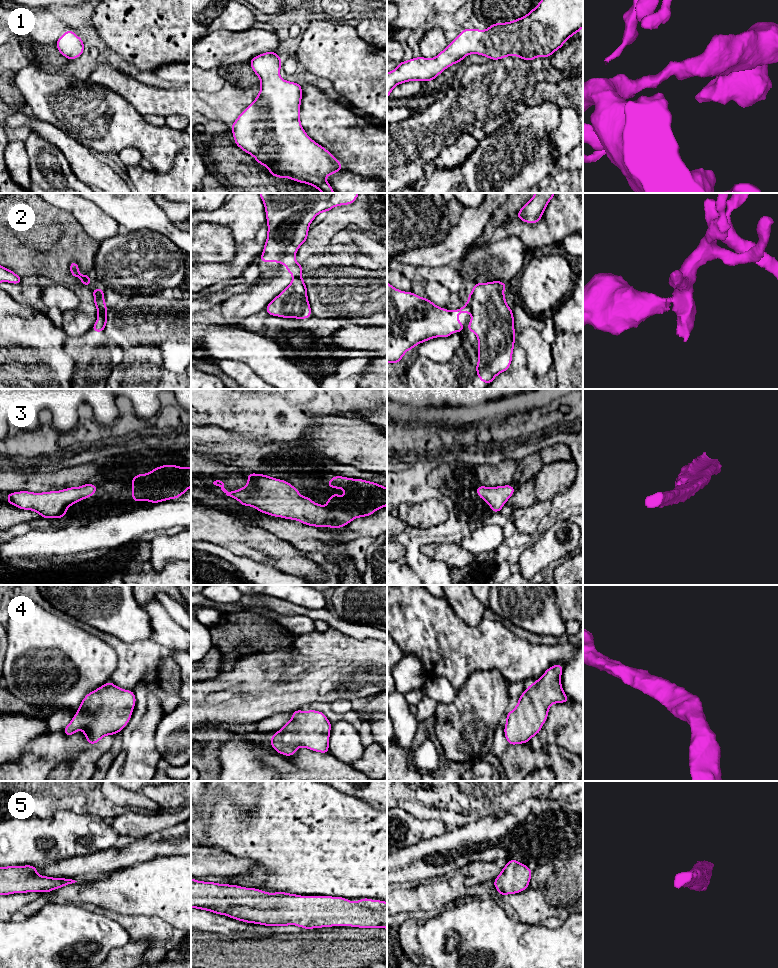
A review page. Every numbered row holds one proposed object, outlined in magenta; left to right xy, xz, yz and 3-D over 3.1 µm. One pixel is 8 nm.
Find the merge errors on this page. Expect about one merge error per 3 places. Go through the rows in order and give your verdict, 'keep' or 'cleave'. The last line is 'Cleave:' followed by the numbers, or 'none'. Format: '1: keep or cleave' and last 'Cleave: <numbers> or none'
1: keep
2: cleave
3: keep
4: keep
5: keep
Cleave: 2

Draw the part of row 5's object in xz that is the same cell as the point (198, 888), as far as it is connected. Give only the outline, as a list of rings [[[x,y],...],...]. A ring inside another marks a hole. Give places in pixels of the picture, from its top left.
[[[191,878],[191,908],[229,916],[242,922],[265,926],[296,925],[304,929],[355,926],[358,928],[387,929],[387,902],[362,898],[348,901],[344,897],[300,896],[286,892],[268,893],[260,889],[238,885],[218,884]]]

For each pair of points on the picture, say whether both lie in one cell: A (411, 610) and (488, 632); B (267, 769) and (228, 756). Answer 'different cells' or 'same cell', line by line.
A: same cell
B: same cell

